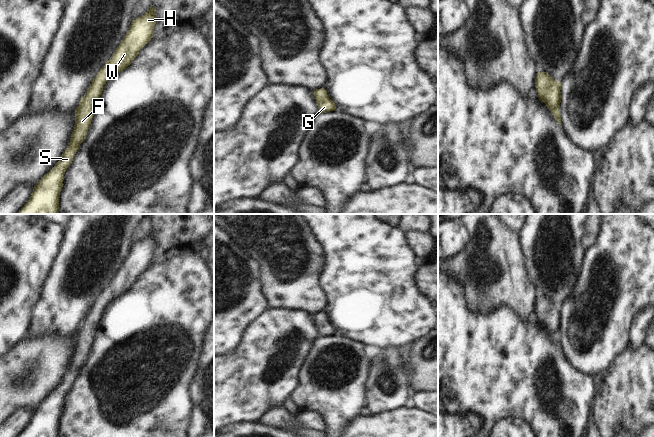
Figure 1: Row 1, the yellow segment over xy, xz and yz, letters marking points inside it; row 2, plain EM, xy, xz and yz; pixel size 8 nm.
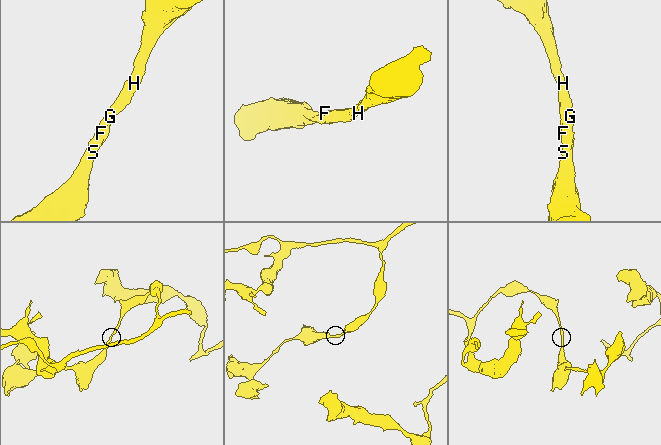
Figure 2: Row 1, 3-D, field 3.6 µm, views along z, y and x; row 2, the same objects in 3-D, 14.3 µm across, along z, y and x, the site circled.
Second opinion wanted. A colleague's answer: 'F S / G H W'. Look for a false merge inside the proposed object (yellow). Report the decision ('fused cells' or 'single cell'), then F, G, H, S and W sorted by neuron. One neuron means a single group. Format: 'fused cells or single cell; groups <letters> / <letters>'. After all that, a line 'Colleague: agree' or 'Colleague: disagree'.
single cell; groups F G H S W
Colleague: disagree

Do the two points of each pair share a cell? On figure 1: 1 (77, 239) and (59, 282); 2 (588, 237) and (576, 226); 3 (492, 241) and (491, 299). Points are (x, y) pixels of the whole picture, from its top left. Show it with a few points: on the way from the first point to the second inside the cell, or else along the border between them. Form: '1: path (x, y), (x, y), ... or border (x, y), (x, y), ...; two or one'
1: path (76, 250), (66, 265), (66, 271); one
2: border (585, 224), (581, 239), (584, 249); two
3: path (492, 255), (491, 285); one

